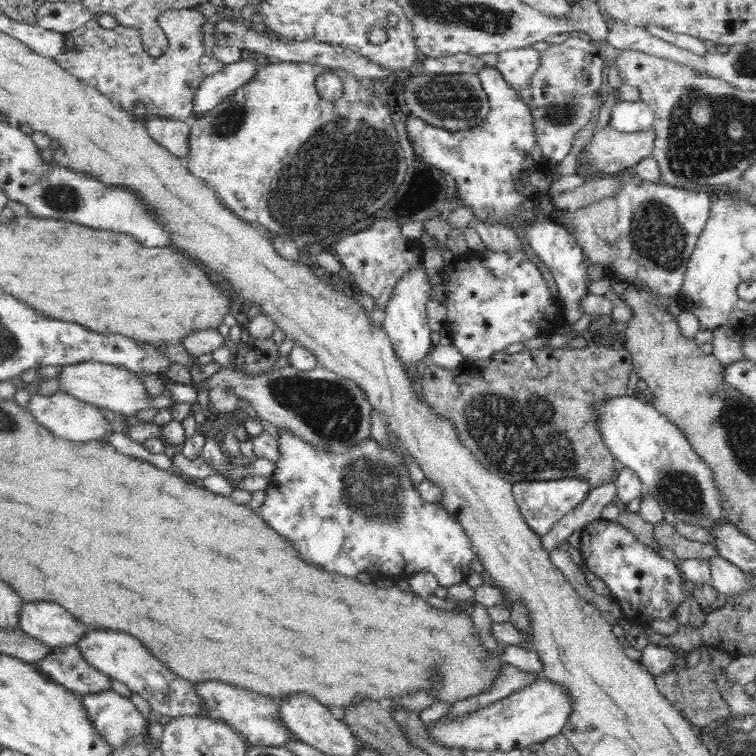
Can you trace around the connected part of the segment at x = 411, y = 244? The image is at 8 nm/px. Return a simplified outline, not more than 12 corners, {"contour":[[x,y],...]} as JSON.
{"contour":[[376,220],[333,244],[387,314],[397,287],[426,271],[422,237]]}

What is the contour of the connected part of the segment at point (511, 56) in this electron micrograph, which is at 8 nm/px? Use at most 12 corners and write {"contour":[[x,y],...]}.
{"contour":[[533,46],[508,47],[496,68],[514,91],[528,84],[539,55]]}

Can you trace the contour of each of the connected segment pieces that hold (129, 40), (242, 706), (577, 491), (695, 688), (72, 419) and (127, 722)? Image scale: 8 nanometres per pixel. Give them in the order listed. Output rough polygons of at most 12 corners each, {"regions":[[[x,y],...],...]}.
{"regions":[[[190,8],[158,18],[169,47],[94,18],[54,59],[131,112],[188,119],[205,76]],[[220,682],[198,689],[252,746],[299,738],[281,701]],[[584,475],[516,482],[513,495],[535,536],[582,505]],[[709,653],[655,676],[660,694],[703,732],[727,718]],[[32,390],[29,405],[41,426],[65,439],[109,434],[100,408],[58,390]],[[114,689],[82,701],[114,748],[146,726]]]}

